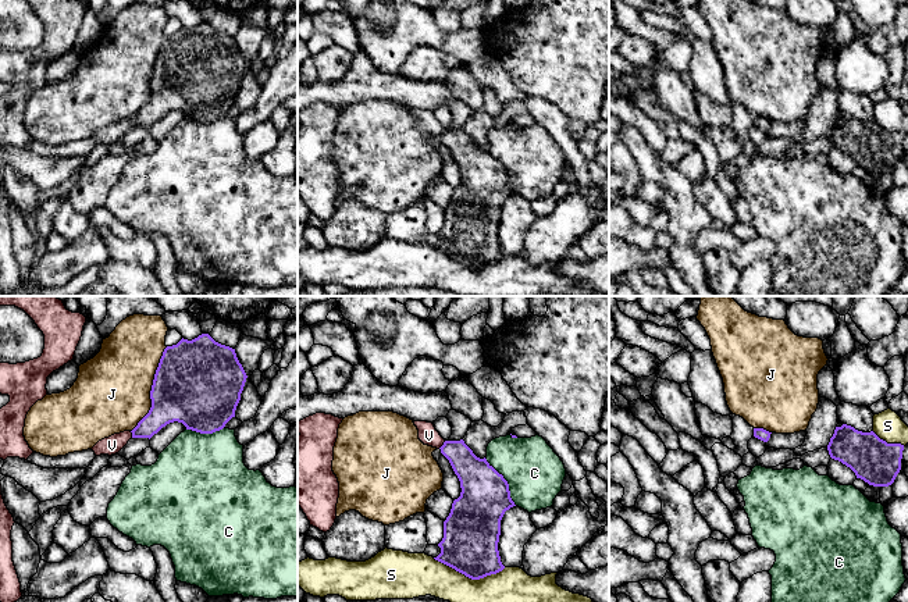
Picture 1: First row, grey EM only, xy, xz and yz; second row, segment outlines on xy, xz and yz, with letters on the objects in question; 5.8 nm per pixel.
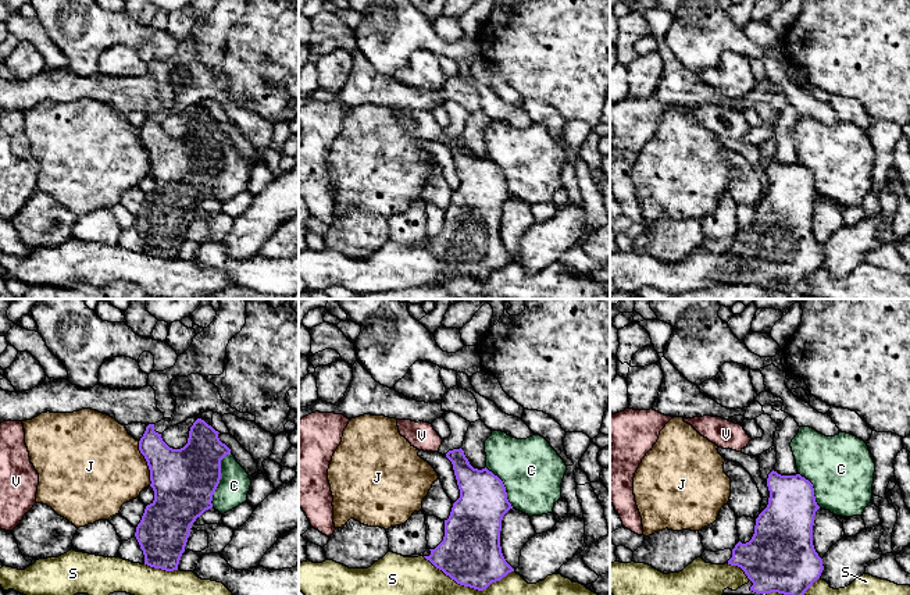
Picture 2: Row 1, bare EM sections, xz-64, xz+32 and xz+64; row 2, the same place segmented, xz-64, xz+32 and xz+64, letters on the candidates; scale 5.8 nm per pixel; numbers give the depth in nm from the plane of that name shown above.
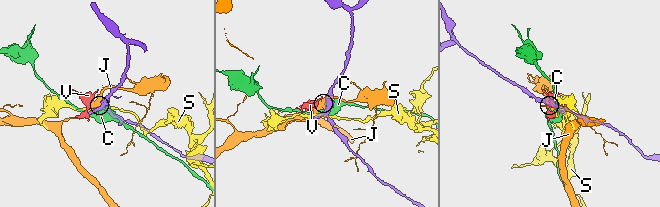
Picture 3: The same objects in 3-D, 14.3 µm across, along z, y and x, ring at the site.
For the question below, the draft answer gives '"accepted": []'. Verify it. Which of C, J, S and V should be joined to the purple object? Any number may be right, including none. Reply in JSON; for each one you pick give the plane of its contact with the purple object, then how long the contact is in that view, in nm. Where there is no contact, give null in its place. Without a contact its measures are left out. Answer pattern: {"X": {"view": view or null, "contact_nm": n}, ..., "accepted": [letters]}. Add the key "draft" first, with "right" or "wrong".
{"draft": "right", "accepted": []}

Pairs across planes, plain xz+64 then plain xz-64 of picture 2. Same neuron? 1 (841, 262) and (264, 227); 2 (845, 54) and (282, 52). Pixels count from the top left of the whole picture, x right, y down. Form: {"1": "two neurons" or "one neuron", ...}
{"1": "one neuron", "2": "one neuron"}

